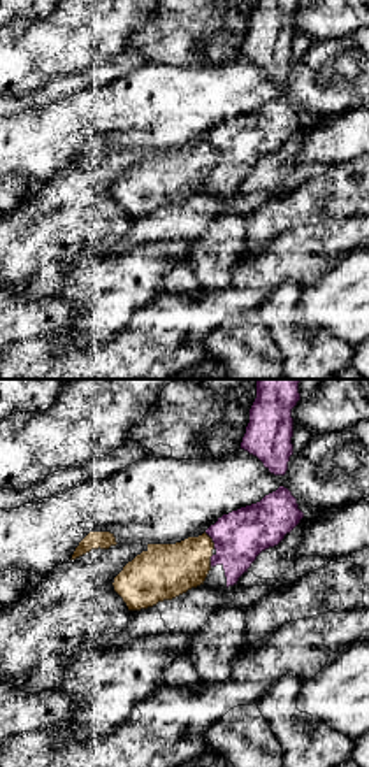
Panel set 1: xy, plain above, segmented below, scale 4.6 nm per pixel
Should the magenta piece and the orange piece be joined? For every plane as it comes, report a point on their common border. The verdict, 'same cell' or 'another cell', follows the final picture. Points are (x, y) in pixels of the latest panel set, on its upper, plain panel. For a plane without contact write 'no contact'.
contact (213, 148)

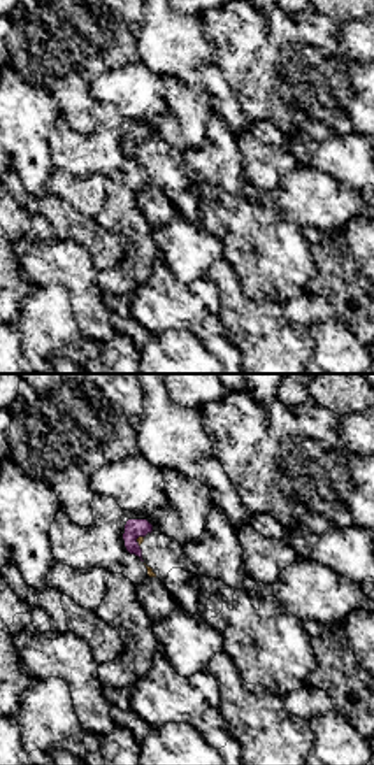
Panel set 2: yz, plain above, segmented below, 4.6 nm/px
contact (136, 148)

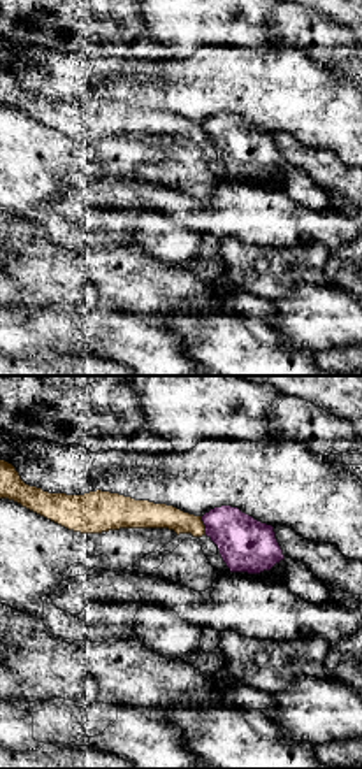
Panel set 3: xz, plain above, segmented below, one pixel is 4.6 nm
contact (204, 130)

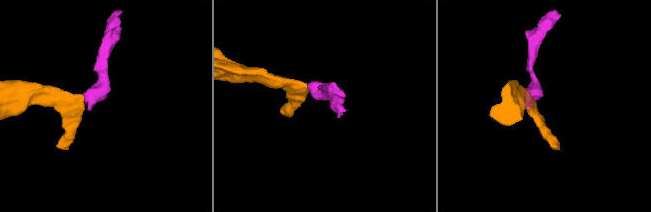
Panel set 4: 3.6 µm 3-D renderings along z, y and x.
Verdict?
another cell

